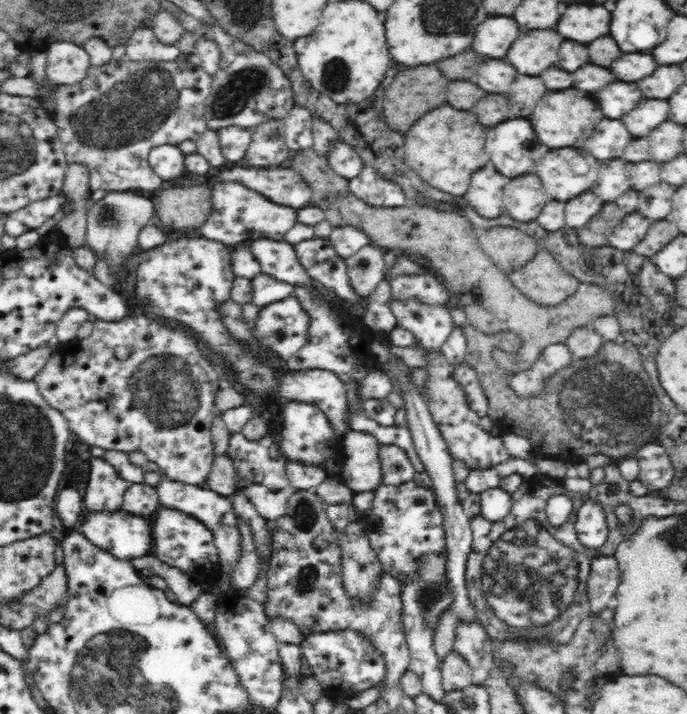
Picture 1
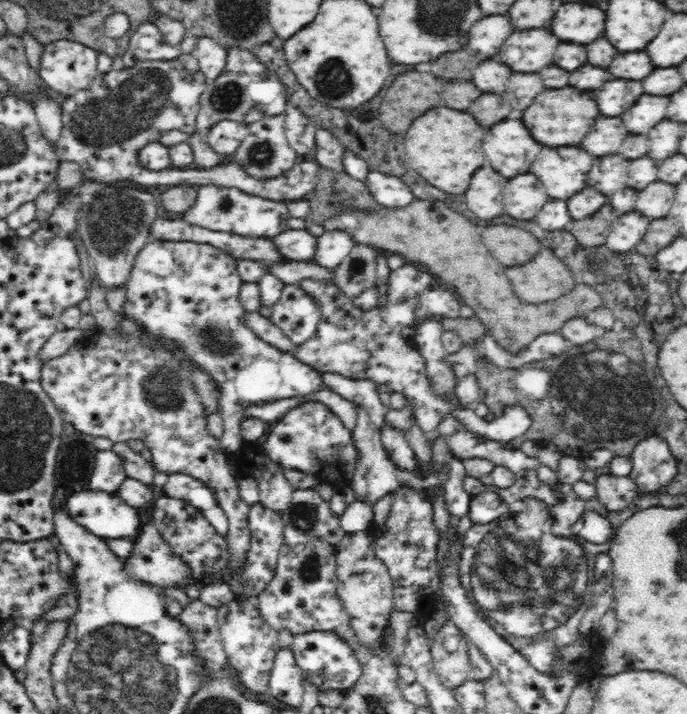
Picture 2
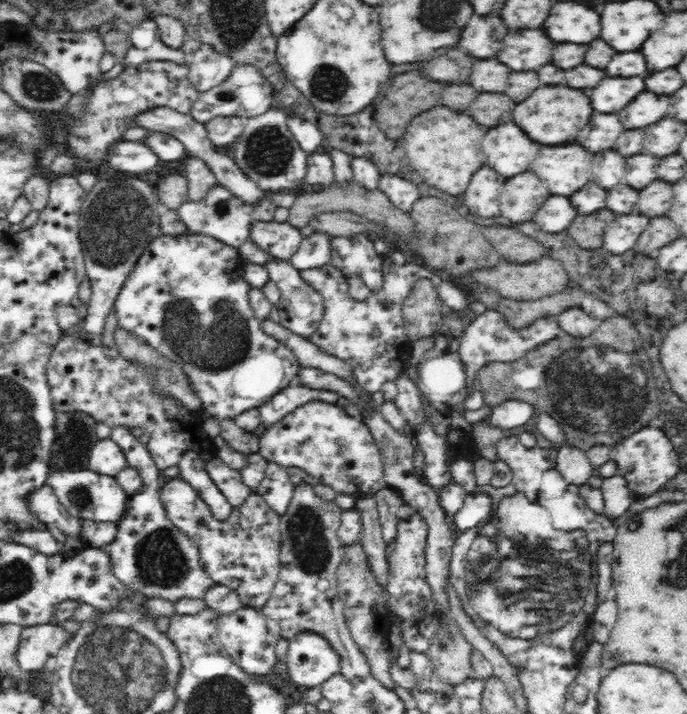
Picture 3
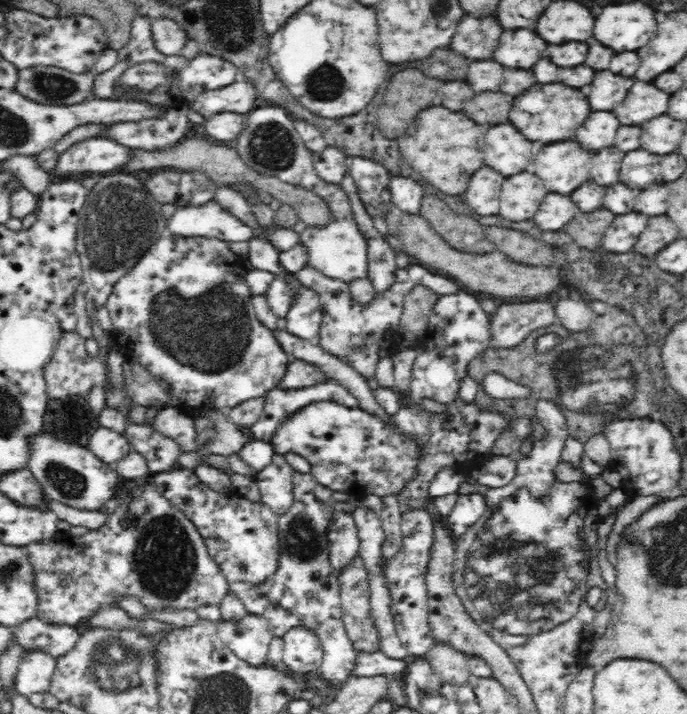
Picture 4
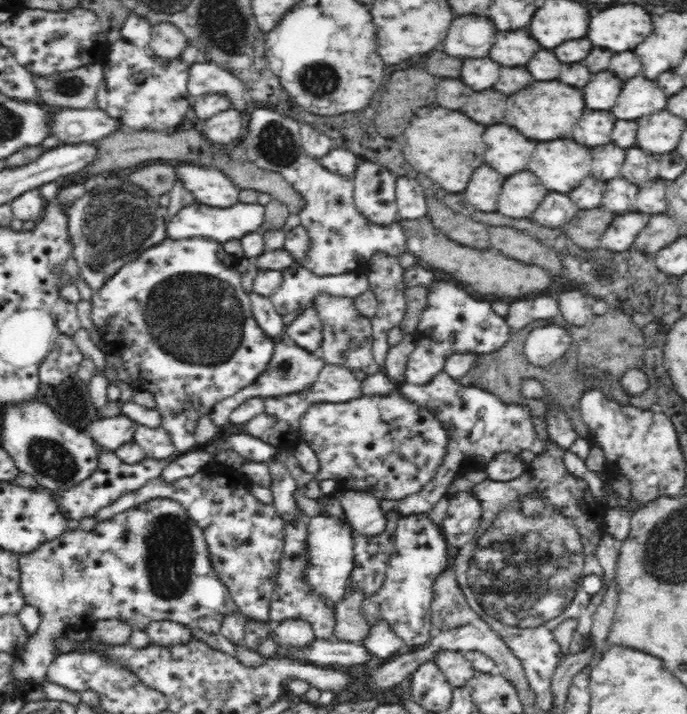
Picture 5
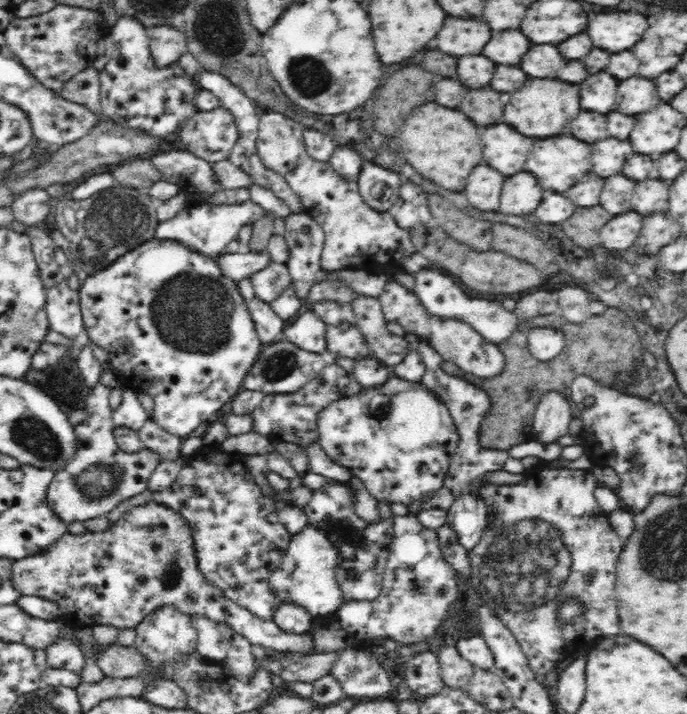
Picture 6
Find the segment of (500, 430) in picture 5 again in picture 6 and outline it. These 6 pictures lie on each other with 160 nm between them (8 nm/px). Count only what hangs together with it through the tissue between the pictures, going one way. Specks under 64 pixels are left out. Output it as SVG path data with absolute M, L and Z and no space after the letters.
M414 333L405 334L404 338L409 342L411 350L416 350L423 359L423 363L427 367L427 371L419 381L426 387L426 390L432 391L436 394L436 398L448 407L451 418L455 423L457 434L459 435L459 442L457 450L452 455L451 462L448 464L448 472L444 478L444 487L450 489L455 497L462 494L472 494L477 496L477 491L473 485L481 478L485 472L494 472L494 470L502 470L502 464L507 458L514 457L517 459L526 456L536 456L540 460L552 461L561 458L563 447L559 443L542 443L533 440L530 446L515 447L510 450L498 450L492 448L482 447L482 439L480 439L480 432L483 432L485 421L491 414L491 400L487 395L487 391L477 387L476 385L466 384L464 380L448 375L441 367L443 360L434 350L431 344L428 344L425 339Z

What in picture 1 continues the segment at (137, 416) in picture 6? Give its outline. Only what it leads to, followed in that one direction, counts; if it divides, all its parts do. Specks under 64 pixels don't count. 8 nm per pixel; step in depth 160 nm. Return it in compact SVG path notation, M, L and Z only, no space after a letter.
M92 458L84 504L92 513L119 511L123 506L124 494L130 486L130 483L120 478L110 463L103 458Z

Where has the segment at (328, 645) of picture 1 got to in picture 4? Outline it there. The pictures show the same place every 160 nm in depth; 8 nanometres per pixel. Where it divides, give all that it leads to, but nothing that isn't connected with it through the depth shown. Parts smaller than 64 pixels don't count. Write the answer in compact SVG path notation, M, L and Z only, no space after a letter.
M292 627L282 637L284 641L282 664L296 674L316 672L323 661L323 646L311 630Z

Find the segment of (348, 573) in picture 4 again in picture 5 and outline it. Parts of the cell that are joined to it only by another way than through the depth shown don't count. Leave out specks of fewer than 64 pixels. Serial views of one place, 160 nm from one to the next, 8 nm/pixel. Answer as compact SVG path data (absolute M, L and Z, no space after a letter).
M350 581L344 590L344 596L338 598L334 606L337 620L334 629L336 640L360 643L368 636L371 625L361 614L365 598L365 594L355 590Z

